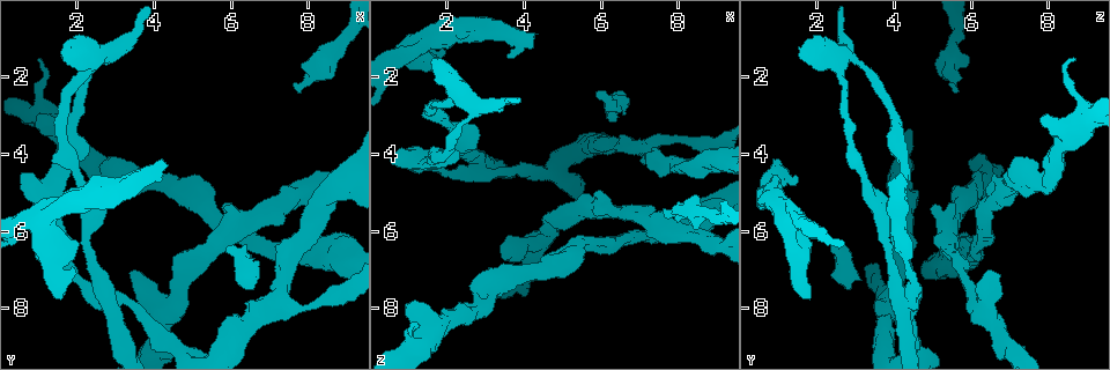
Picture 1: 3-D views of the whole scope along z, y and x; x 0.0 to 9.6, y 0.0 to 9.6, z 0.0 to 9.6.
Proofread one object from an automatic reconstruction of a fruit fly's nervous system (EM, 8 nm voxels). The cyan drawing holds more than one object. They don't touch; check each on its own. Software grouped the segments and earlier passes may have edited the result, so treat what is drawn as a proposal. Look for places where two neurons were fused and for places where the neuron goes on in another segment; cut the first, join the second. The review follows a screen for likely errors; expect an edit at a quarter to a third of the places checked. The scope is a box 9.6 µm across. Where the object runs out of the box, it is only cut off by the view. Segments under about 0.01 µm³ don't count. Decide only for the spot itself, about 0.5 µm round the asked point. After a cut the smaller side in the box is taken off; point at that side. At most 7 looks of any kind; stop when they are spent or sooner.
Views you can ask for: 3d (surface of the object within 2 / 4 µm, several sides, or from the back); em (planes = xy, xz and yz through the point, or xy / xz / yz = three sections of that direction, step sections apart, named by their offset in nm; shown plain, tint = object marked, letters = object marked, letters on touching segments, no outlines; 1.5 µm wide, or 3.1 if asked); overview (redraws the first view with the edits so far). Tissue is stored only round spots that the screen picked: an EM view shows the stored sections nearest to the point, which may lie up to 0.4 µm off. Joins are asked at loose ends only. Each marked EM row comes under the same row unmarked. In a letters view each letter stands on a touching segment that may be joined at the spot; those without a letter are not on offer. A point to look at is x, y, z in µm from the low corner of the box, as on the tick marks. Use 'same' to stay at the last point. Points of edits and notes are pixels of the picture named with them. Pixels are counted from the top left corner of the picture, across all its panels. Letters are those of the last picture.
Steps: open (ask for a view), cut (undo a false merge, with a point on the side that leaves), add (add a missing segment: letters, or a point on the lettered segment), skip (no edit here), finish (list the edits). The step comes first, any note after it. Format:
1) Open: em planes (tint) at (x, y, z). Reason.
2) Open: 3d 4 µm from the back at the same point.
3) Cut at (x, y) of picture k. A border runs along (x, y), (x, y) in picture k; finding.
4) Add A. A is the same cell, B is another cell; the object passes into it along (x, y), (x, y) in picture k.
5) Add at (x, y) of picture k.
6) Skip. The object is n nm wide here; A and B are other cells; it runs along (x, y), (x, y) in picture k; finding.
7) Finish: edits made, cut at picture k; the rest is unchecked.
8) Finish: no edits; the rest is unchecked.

Open: em planes (tint) at (2.85, 7.85, 4.45). Thick turns thin.

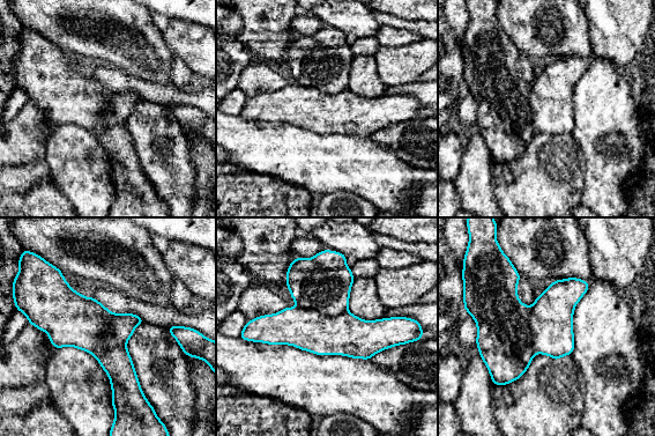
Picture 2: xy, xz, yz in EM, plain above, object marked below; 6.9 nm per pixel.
Open: em planes (letters) at the same point.

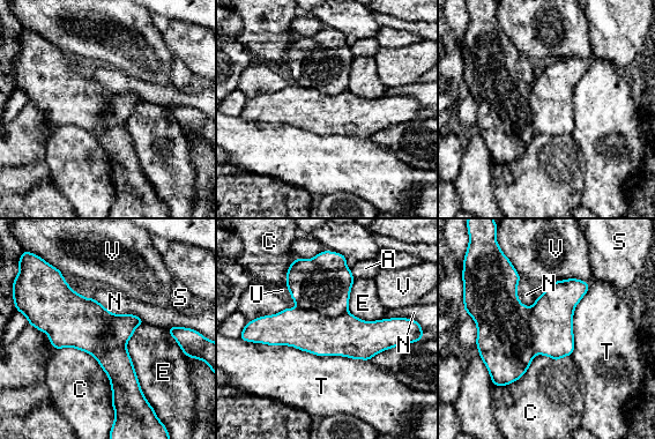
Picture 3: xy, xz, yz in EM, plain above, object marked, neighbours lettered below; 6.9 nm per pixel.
Cut at (322, 283) of picture 3. A, C, E, N, S, T, U and V are other cells; two neurons meet here.

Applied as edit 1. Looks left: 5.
Open: overview. See it whole again.

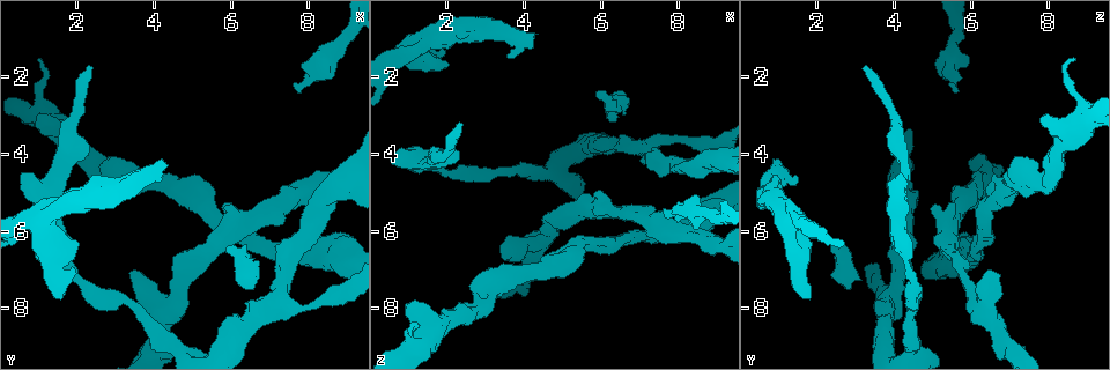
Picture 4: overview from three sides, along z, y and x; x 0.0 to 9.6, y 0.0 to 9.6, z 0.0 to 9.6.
Open: 3d 2 µm at (2.35, 1.75, 3.25). Branch stops here.

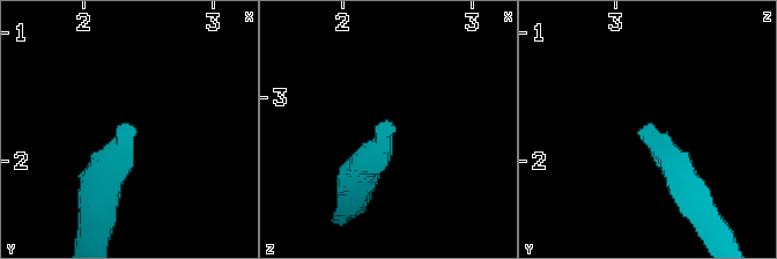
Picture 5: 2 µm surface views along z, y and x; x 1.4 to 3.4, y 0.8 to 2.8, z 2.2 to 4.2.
Open: em xz step 8 (tint) at (2.40, 1.68, 3.24).

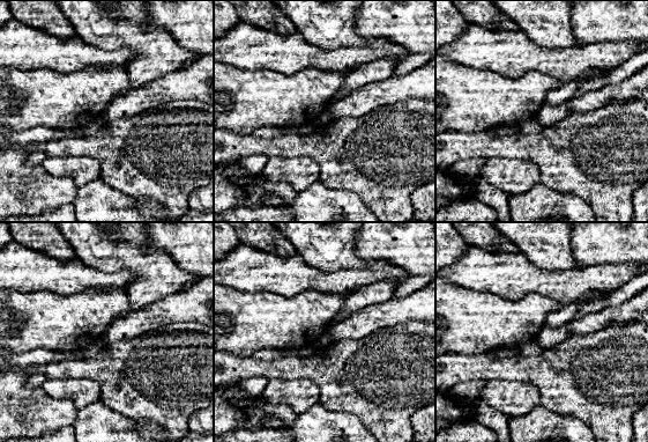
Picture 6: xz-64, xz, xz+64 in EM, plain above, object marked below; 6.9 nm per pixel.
Open: em planes (letters) at the same point.

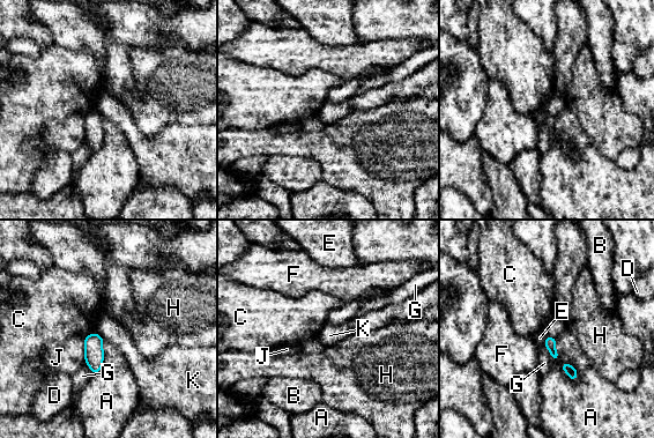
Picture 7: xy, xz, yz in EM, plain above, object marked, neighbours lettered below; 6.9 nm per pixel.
Skip. A, B, C, D, E, F, G, H, J and K are other cells; a border runs along (547, 334), (556, 339) in picture 7; no lettered segment goes on from it.

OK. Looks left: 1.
Open: em planes (letters) at (4.30, 4.30, 0.85). Stops while still wide.

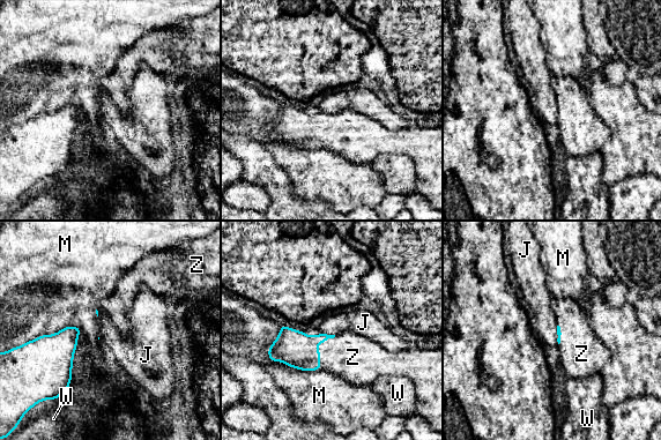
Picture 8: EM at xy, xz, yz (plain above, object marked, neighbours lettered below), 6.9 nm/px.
Add Z. Z is the same cell, J, M and W are other cells; it goes on there.

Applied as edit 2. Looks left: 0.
Finish: edits made, cut at picture 3, add at picture 8; the rest is unchecked.

